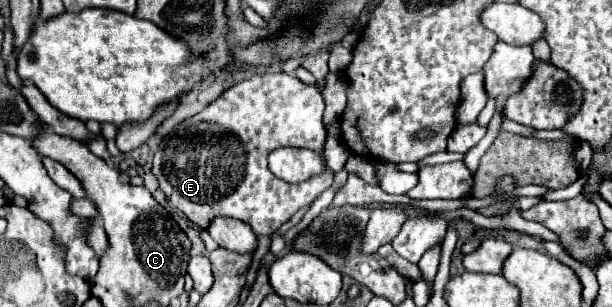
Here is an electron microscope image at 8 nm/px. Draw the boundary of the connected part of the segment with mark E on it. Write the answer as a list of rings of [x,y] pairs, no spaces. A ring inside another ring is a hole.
[[[265,73],[243,79],[241,83],[223,91],[219,99],[207,105],[201,113],[181,121],[169,135],[161,139],[159,151],[153,157],[153,173],[159,179],[159,187],[167,195],[169,203],[183,211],[199,227],[207,227],[215,215],[227,215],[241,219],[257,235],[269,235],[287,223],[299,209],[309,207],[327,187],[333,183],[333,171],[325,171],[315,179],[291,185],[275,177],[267,167],[267,155],[279,147],[307,147],[323,151],[325,127],[323,127],[323,97],[315,85],[305,85],[297,77],[287,73]]]

